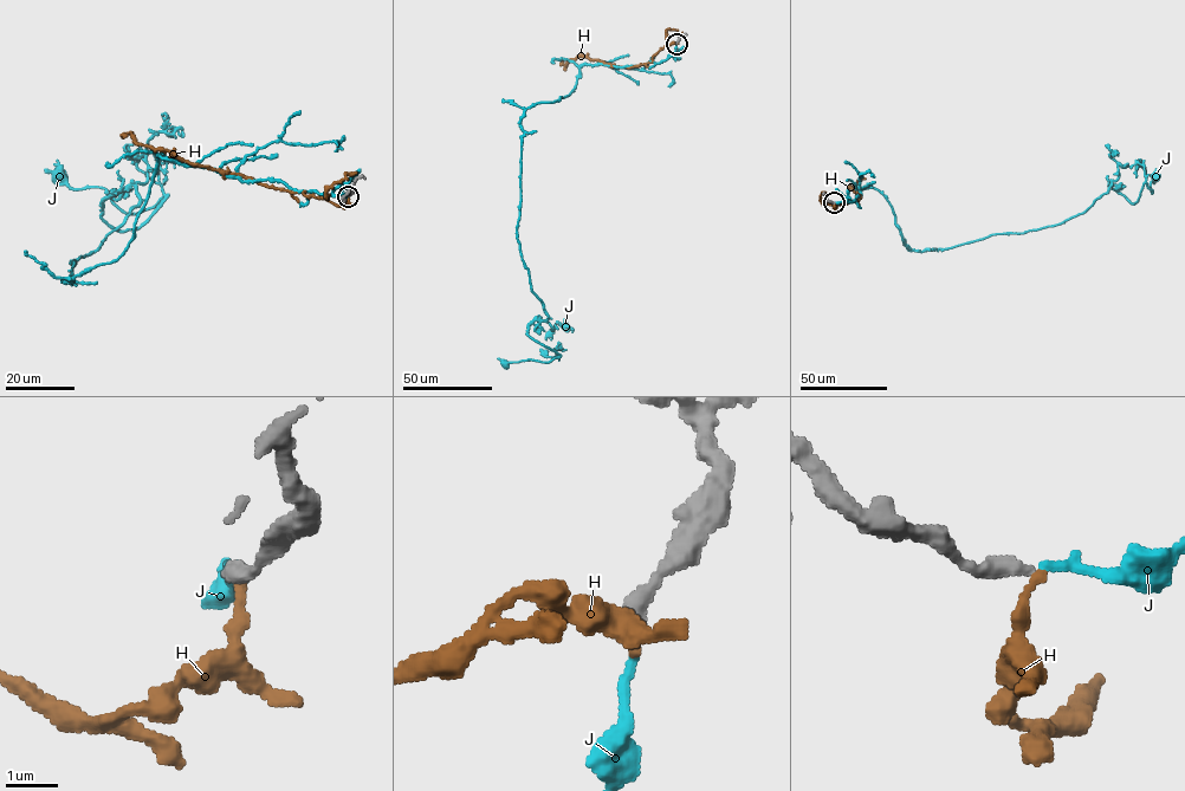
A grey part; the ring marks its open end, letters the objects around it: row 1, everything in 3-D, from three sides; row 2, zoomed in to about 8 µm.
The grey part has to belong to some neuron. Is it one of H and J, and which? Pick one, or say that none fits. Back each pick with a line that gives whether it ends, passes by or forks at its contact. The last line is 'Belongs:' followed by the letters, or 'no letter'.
J: It ends there
Belongs: J

